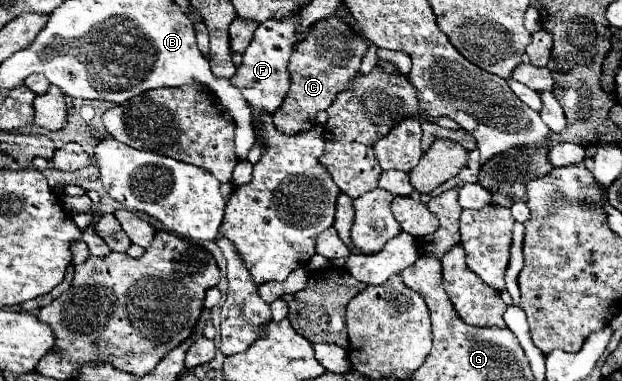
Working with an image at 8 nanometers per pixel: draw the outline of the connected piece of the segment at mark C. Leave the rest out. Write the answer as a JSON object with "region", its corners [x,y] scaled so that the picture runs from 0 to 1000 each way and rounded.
{"region":[[[524,45],[505,60],[466,155],[466,244],[460,249],[460,265],[447,297],[437,302],[441,333],[463,354],[498,344],[508,328],[508,297],[527,286],[540,244],[556,234],[563,202],[579,186],[579,160],[588,129],[592,113],[585,97],[569,87],[547,45]]]}

